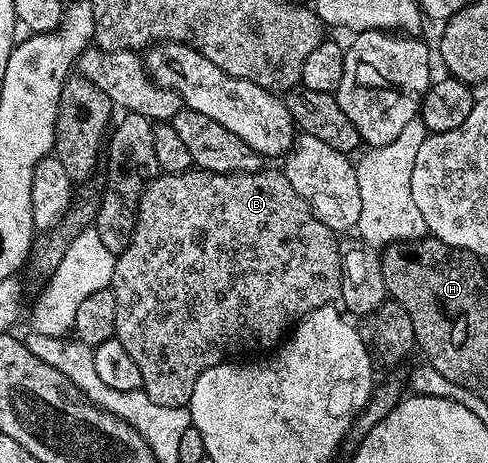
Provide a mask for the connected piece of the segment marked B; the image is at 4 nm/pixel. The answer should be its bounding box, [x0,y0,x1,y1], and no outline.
[109,167,343,407]

